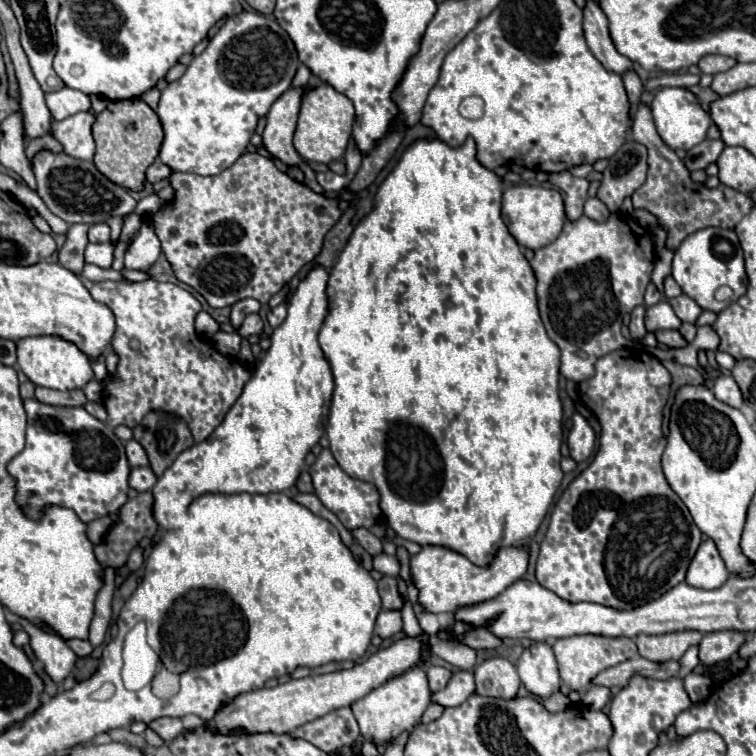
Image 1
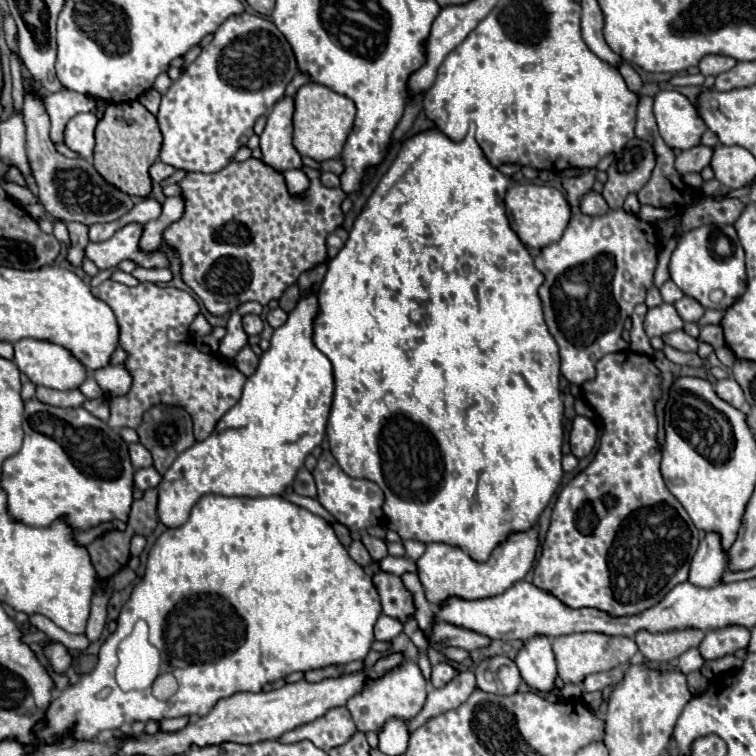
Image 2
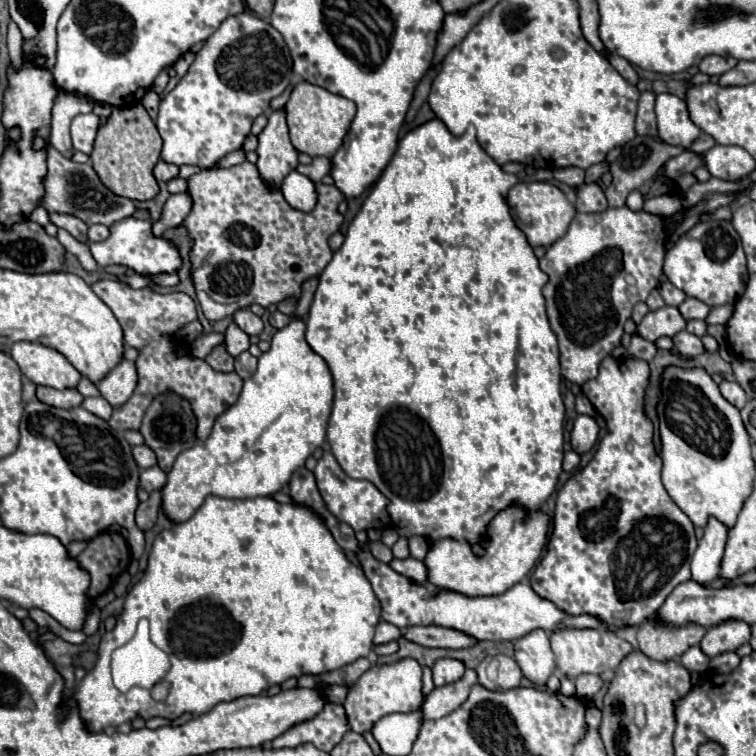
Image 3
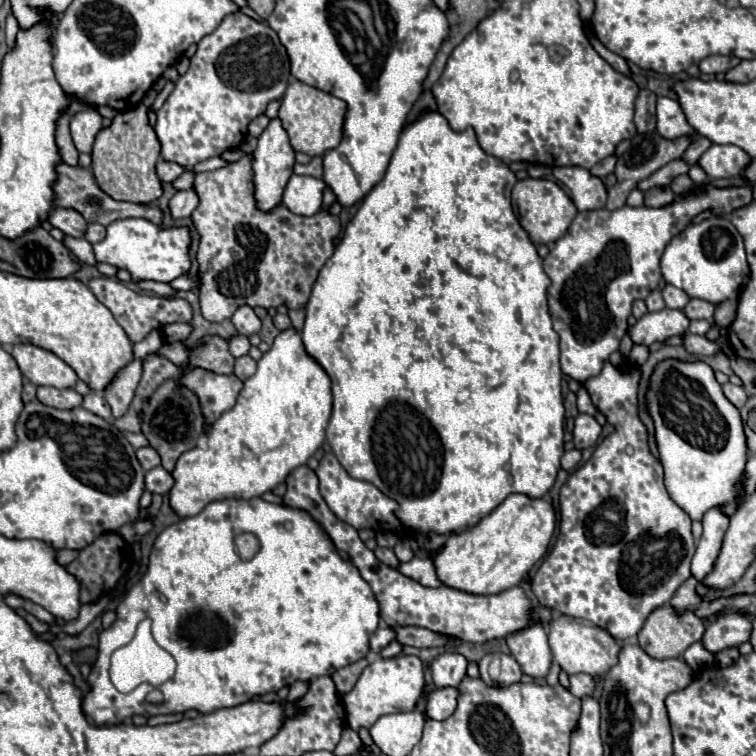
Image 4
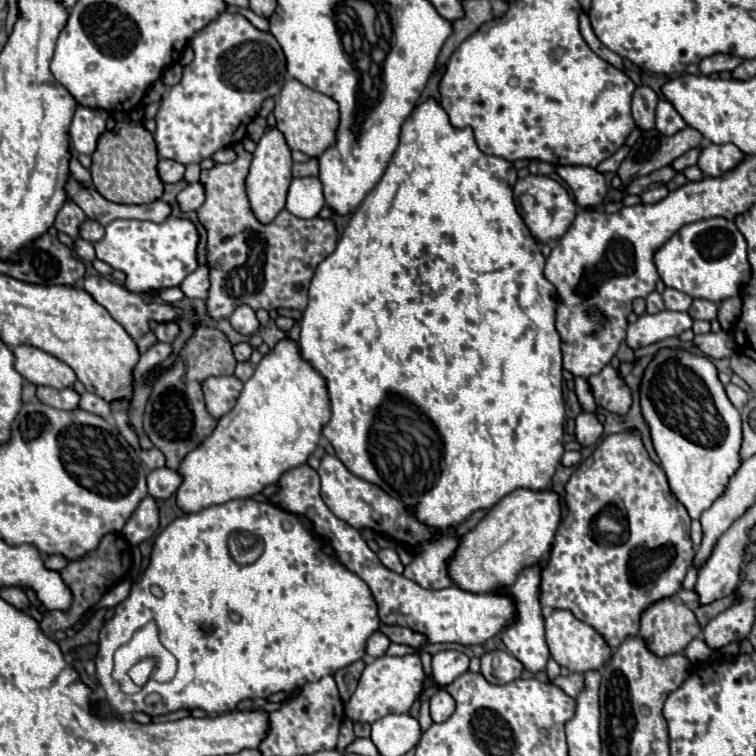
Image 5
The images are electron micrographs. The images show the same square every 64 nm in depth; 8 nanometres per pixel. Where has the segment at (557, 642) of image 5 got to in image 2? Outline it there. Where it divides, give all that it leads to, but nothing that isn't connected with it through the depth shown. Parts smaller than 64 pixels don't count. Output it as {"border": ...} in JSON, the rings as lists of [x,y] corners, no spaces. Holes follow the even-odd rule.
{"border":[[[574,632],[574,634],[566,634],[566,636],[556,636],[556,638],[552,638],[552,648],[554,648],[556,662],[558,662],[558,676],[564,682],[574,682],[574,684],[580,684],[584,680],[584,676],[588,676],[588,674],[614,670],[616,666],[620,666],[624,662],[628,664],[638,654],[638,646],[632,638],[608,636],[608,634],[600,634],[600,632]]]}

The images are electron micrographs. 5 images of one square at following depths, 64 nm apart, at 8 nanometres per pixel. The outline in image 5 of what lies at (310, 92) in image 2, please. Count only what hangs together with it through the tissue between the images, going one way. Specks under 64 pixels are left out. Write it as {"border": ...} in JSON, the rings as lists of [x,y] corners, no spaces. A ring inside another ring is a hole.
{"border":[[[288,80],[282,86],[282,92],[278,94],[274,104],[274,116],[276,128],[284,134],[290,150],[300,150],[306,156],[316,158],[334,144],[334,134],[338,126],[338,104],[332,98],[300,84],[298,80]]]}

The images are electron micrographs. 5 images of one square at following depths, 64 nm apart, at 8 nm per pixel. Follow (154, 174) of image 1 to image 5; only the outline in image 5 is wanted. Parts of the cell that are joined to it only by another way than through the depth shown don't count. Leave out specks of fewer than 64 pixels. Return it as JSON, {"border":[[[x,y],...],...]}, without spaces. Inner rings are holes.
{"border":[[[162,158],[158,162],[158,174],[160,174],[162,182],[180,182],[184,178],[184,164]]]}

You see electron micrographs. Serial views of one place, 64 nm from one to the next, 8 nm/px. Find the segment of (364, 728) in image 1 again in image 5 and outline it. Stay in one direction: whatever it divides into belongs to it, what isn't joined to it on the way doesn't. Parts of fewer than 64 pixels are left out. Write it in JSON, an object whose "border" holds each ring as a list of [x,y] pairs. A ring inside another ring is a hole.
{"border":[[[416,654],[380,656],[364,668],[358,688],[346,704],[346,716],[350,716],[350,720],[354,722],[372,724],[378,718],[388,716],[388,714],[404,714],[420,696],[422,684],[424,684],[424,670],[422,670],[420,656]]]}

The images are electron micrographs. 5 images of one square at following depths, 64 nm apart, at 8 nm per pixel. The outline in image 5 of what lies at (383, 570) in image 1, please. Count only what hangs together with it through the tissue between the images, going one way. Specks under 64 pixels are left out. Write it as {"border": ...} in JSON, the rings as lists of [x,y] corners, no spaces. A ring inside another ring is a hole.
{"border":[[[324,456],[320,460],[318,474],[322,478],[322,500],[326,506],[344,522],[348,522],[354,528],[372,528],[382,534],[390,534],[396,542],[406,544],[414,550],[414,560],[406,566],[404,576],[420,584],[422,588],[450,588],[454,586],[452,576],[448,576],[448,560],[452,560],[452,552],[456,552],[456,530],[450,526],[446,530],[438,530],[432,526],[422,524],[414,516],[414,508],[404,504],[402,500],[396,500],[388,496],[380,486],[366,482],[352,472],[336,458],[336,456]]]}

